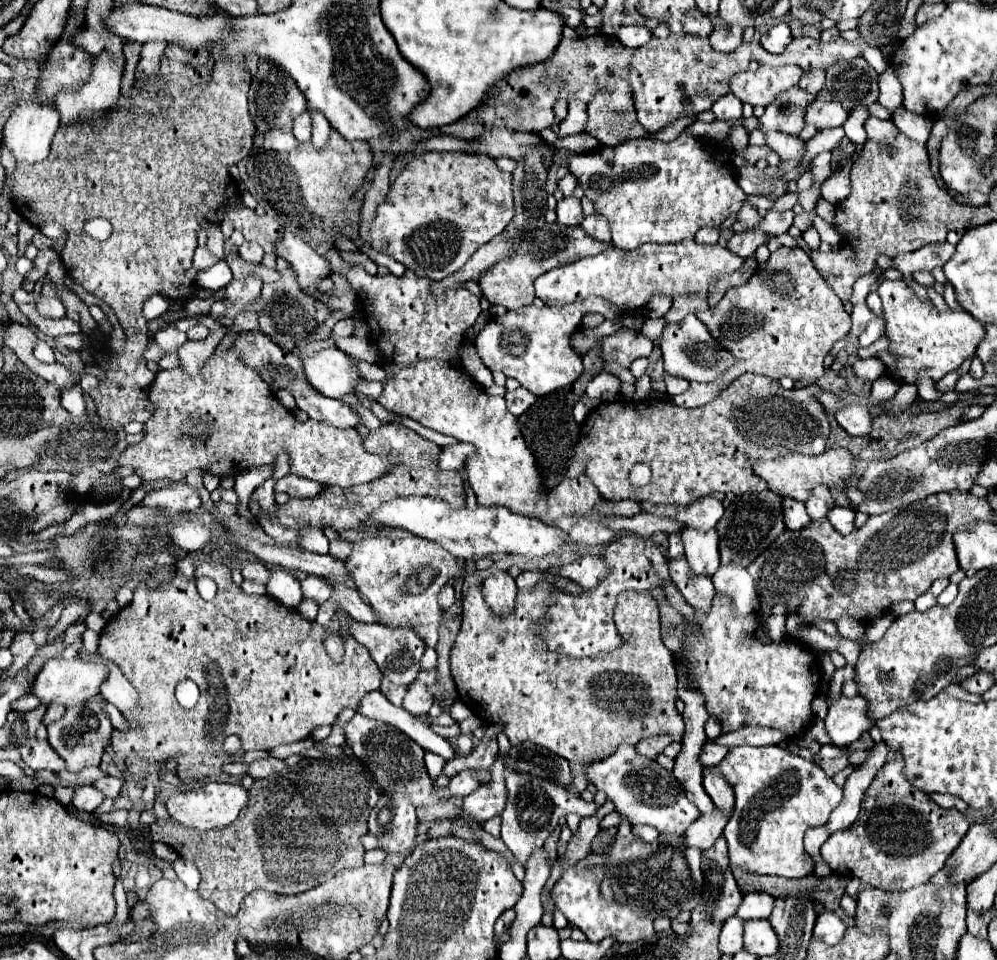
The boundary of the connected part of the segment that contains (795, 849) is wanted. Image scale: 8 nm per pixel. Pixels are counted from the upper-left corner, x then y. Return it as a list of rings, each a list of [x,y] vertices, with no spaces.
[[[765,745],[765,747],[733,747],[725,755],[725,759],[711,767],[717,775],[721,775],[735,793],[735,811],[725,827],[725,839],[729,843],[729,859],[751,873],[759,875],[779,875],[787,879],[799,879],[811,873],[813,865],[805,861],[803,849],[803,835],[809,827],[825,825],[831,811],[841,803],[843,789],[833,783],[827,775],[823,775],[821,767],[813,761],[807,761],[779,745]]]

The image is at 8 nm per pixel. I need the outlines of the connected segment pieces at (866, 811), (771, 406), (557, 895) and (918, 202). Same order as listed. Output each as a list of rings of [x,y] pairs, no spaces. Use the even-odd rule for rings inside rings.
[[[901,759],[885,763],[865,793],[857,821],[849,829],[833,833],[821,845],[821,857],[833,873],[855,875],[861,883],[885,891],[909,889],[927,883],[965,837],[969,823],[963,813],[941,809],[927,793],[907,783],[903,765]]]
[[[745,373],[729,387],[725,387],[713,401],[693,409],[679,407],[673,401],[653,397],[643,401],[621,399],[601,403],[581,423],[577,447],[587,457],[585,475],[597,487],[603,499],[635,499],[663,505],[689,505],[695,499],[705,497],[713,491],[735,495],[761,493],[767,489],[767,483],[753,473],[753,461],[775,459],[789,453],[819,455],[825,451],[825,443],[829,437],[829,419],[817,399],[819,393],[819,385],[807,385],[803,389],[787,391],[779,385],[779,381],[773,381],[763,375]],[[635,463],[647,463],[653,471],[653,479],[645,489],[635,489],[629,485],[629,471]]]
[[[569,867],[561,875],[561,879],[555,883],[551,897],[553,897],[555,907],[569,919],[569,923],[579,927],[587,935],[587,939],[593,943],[609,935],[621,943],[633,943],[633,941],[641,941],[653,935],[653,921],[647,915],[635,913],[631,907],[625,907],[617,901],[607,903],[603,895],[599,893],[599,883],[595,881],[595,875],[589,873],[587,869],[575,871],[573,867]]]
[[[899,133],[897,137],[897,147],[891,151],[881,149],[877,143],[873,141],[865,141],[863,149],[859,151],[859,155],[855,159],[847,157],[845,163],[851,161],[851,193],[847,199],[843,199],[841,203],[837,203],[835,207],[835,225],[841,227],[845,233],[839,251],[831,251],[831,253],[823,253],[823,251],[815,251],[811,255],[811,259],[815,261],[815,267],[821,271],[821,275],[829,275],[825,277],[827,283],[833,287],[833,291],[837,293],[837,297],[841,301],[851,301],[853,295],[853,283],[863,277],[873,273],[875,269],[875,259],[877,255],[899,255],[899,253],[911,253],[913,249],[919,249],[927,243],[935,243],[935,241],[945,241],[947,233],[951,229],[967,229],[977,207],[967,205],[957,201],[959,197],[951,195],[945,187],[941,187],[929,167],[929,155],[927,155],[927,147],[921,143],[915,143],[911,139],[907,139],[903,133]]]

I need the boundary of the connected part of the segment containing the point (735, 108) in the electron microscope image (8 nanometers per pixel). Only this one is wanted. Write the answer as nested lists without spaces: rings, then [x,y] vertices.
[[[727,93],[713,103],[711,111],[721,121],[733,121],[733,119],[741,117],[741,101],[733,93]]]

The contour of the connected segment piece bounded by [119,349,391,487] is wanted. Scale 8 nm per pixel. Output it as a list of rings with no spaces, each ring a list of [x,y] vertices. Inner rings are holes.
[[[225,349],[215,357],[209,357],[199,375],[189,377],[181,367],[159,371],[149,385],[147,401],[153,407],[153,415],[143,425],[143,439],[137,445],[129,445],[121,457],[119,465],[133,467],[133,473],[143,481],[171,479],[185,481],[187,473],[193,469],[201,469],[205,473],[217,477],[235,477],[243,471],[275,465],[279,453],[289,455],[289,471],[319,481],[321,485],[339,485],[353,487],[361,483],[369,483],[389,471],[391,461],[383,455],[367,453],[362,446],[362,439],[357,429],[337,429],[329,425],[321,425],[317,421],[299,423],[289,409],[285,409],[279,399],[273,395],[269,385],[253,371],[251,367],[243,367],[241,359],[233,355],[233,351]]]

